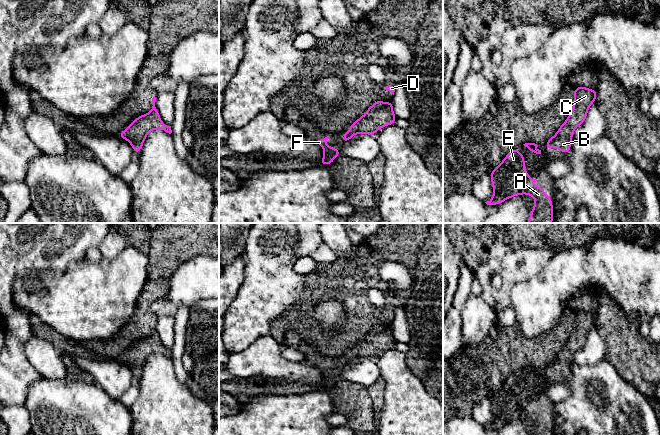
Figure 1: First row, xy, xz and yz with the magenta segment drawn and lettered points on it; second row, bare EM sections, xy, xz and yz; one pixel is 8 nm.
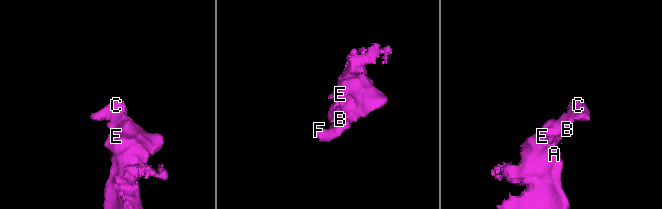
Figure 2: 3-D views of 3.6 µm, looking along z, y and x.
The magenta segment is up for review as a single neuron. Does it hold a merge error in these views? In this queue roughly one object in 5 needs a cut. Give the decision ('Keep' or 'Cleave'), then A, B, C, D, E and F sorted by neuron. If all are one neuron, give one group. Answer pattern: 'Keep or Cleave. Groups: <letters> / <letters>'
Keep. Groups: A B C D E F

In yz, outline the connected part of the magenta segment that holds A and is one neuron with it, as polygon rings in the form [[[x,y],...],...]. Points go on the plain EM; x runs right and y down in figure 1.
[[[518,373],[511,374],[489,400],[494,418],[485,426],[487,429],[498,429],[511,421],[527,418],[535,423],[532,435],[553,435],[551,421],[540,410],[530,408],[538,404],[526,397],[524,379]]]

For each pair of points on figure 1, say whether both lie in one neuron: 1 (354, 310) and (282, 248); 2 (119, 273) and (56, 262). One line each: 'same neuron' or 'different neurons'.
1: different neurons
2: different neurons

